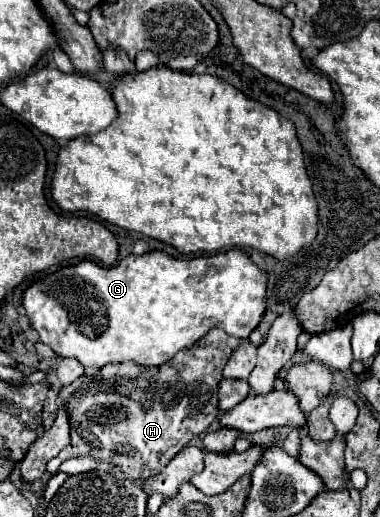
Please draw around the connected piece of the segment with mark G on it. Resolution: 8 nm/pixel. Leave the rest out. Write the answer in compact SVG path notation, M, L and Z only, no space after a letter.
M233 248L227 252L219 252L219 254L211 254L211 256L195 256L195 258L173 258L165 252L147 252L143 256L127 256L121 260L121 264L105 268L99 266L91 260L83 260L75 266L69 268L61 268L55 274L49 274L47 278L33 282L25 294L23 294L23 308L27 312L27 316L31 318L31 326L39 332L39 338L43 344L51 346L55 350L57 356L63 358L77 358L85 368L103 368L107 364L123 364L123 362L135 362L139 366L159 366L169 362L179 350L183 350L185 346L193 346L199 338L203 338L211 328L221 328L223 332L227 332L233 338L249 338L249 334L259 326L261 316L265 312L265 300L267 300L267 272L261 270L257 264L251 262L251 258L247 256L247 252Z

